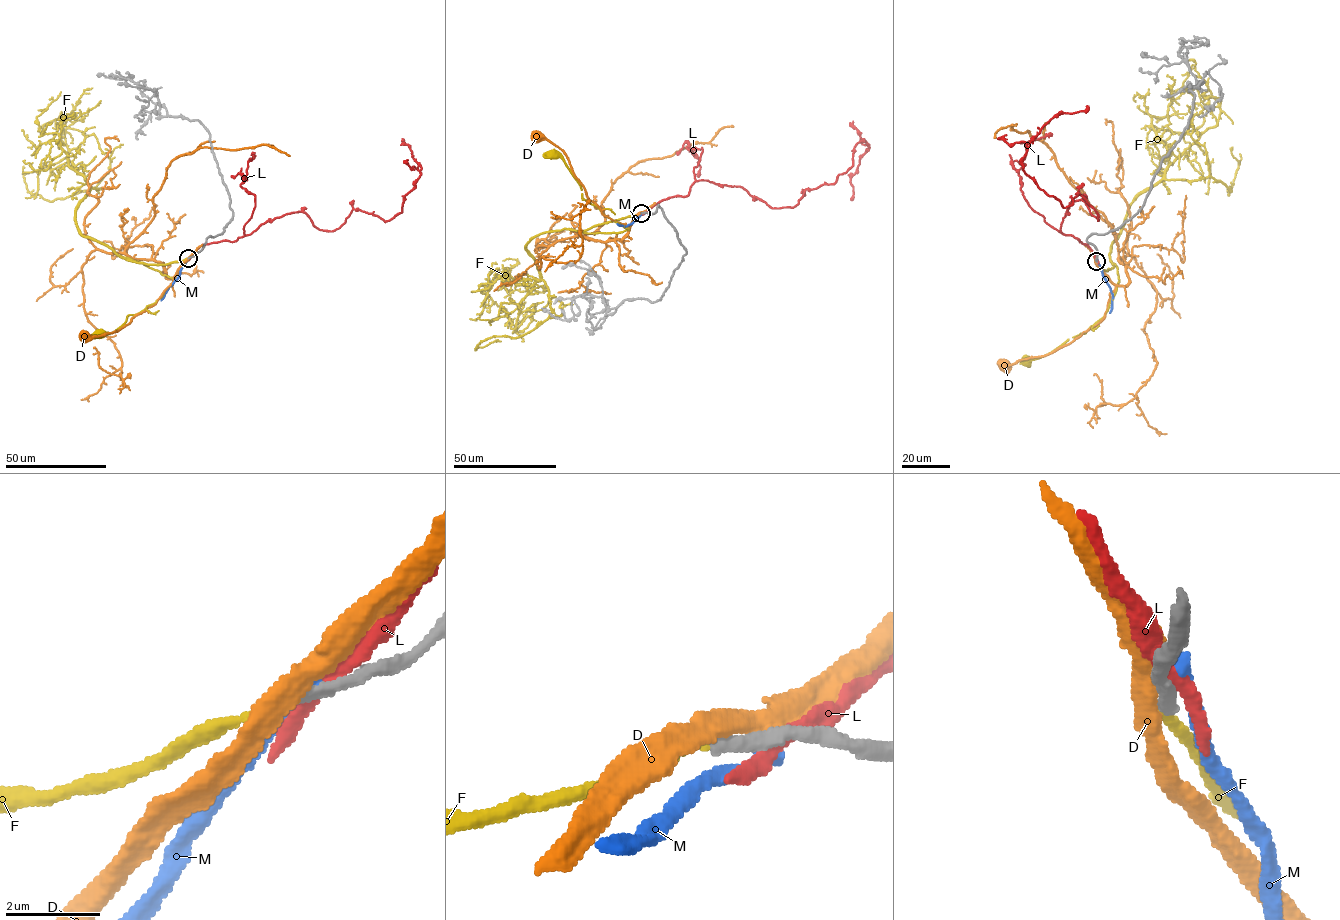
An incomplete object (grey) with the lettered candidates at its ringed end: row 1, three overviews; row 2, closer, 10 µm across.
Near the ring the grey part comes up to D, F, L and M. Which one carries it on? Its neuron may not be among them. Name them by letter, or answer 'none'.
F

